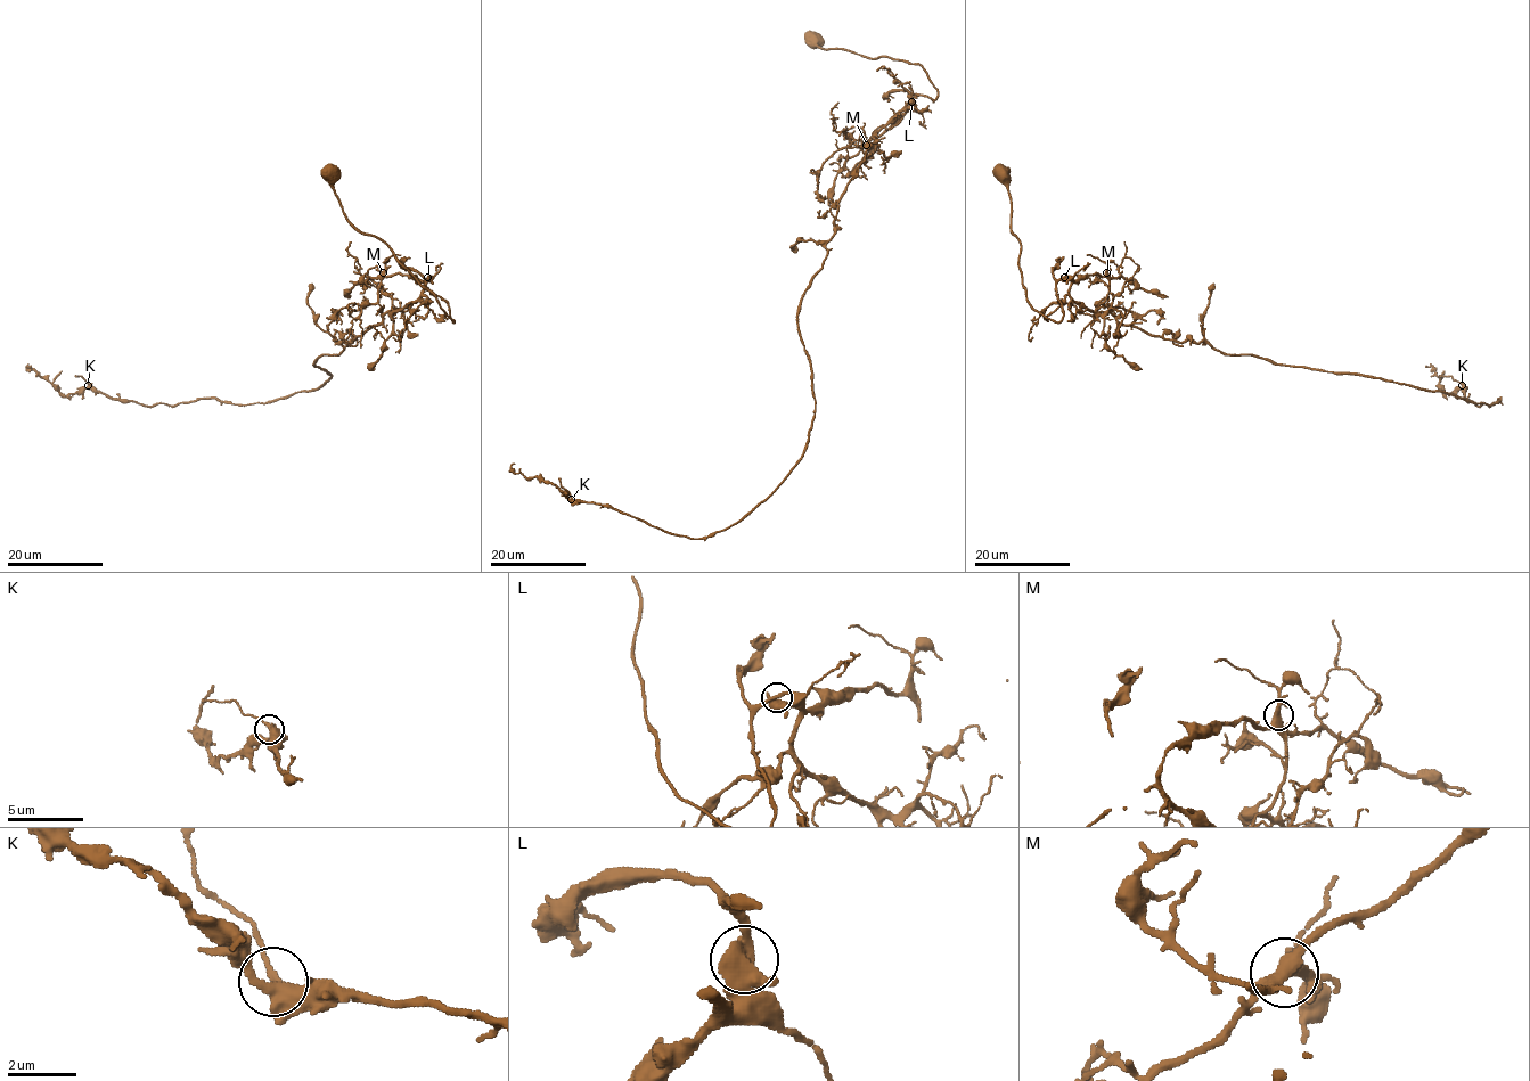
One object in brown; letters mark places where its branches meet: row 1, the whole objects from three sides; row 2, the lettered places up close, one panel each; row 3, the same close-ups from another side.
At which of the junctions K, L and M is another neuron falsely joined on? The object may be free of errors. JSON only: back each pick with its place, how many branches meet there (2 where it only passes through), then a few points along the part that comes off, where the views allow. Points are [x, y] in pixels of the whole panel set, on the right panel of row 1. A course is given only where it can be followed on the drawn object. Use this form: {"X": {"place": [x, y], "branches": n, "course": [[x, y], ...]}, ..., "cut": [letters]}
{"cut": []}

